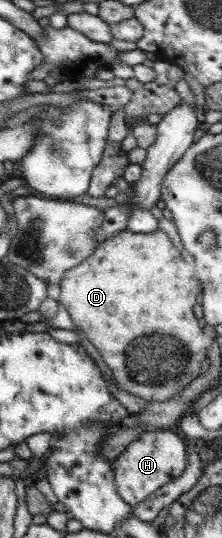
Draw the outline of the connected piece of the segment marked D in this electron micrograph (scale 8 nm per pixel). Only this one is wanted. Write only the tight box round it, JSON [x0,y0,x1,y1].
[57,230,206,403]

